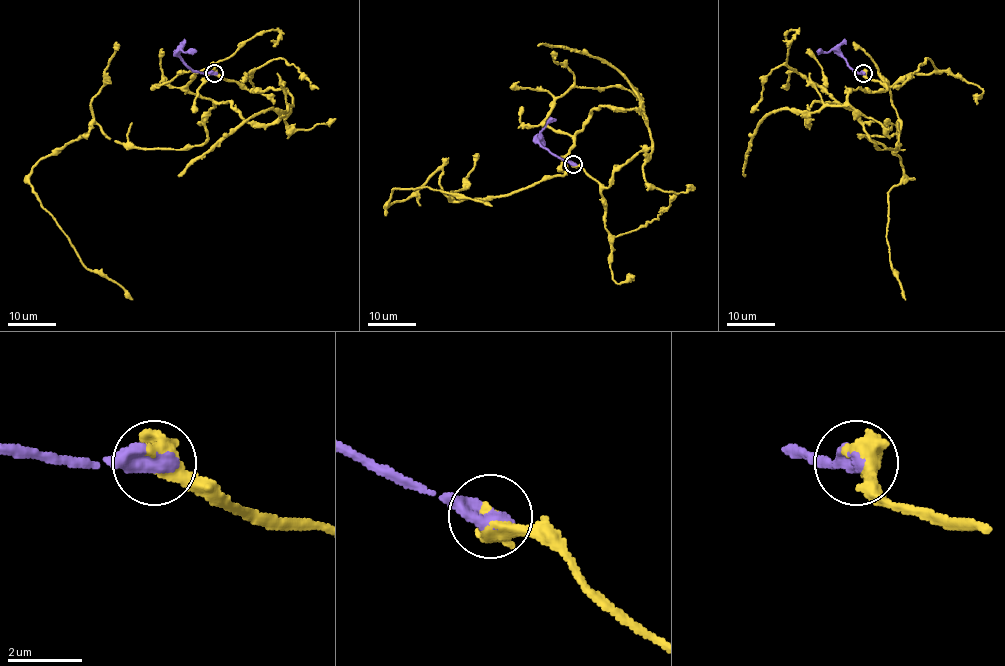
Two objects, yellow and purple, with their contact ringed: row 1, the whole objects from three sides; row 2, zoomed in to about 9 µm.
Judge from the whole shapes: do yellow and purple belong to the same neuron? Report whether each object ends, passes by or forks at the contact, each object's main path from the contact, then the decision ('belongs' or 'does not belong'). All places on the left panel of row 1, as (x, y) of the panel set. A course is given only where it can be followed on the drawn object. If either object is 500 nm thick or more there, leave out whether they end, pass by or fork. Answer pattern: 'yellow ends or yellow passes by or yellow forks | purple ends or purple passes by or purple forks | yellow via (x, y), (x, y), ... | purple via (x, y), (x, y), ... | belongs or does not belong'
yellow via (213, 73), (292, 105), (253, 124), (216, 102), (180, 149), (97, 124), (32, 168), (80, 261), (132, 299) | purple via (213, 73), (193, 71), (179, 55), (180, 50), (196, 50) | belongs

